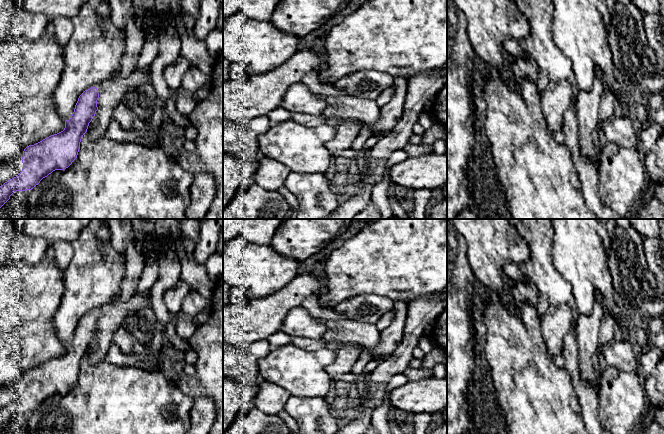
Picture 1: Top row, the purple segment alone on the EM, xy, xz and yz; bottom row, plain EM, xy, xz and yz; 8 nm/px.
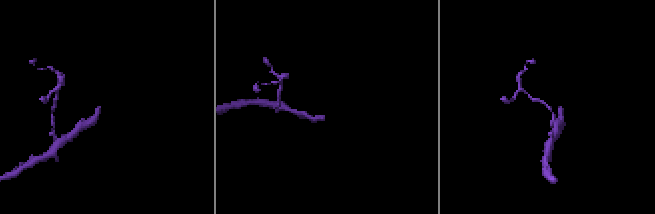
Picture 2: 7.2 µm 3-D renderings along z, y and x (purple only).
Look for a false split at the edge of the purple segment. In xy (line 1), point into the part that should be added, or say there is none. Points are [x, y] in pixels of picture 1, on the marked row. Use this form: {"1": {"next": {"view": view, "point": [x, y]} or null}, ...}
{"1": {"next": {"view": "xy", "point": [110, 92]}}}

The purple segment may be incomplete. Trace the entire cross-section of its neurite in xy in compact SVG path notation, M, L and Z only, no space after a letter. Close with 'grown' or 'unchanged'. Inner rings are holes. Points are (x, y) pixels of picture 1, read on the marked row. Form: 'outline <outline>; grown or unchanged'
outline M150 67L135 68L126 78L85 90L63 131L24 149L22 171L0 186L0 208L14 192L31 190L53 171L68 168L77 158L83 135L88 132L91 138L102 138L124 93L137 89L149 77Z; grown

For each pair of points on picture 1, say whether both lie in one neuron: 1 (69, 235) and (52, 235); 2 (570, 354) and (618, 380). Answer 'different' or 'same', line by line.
1: same
2: different

